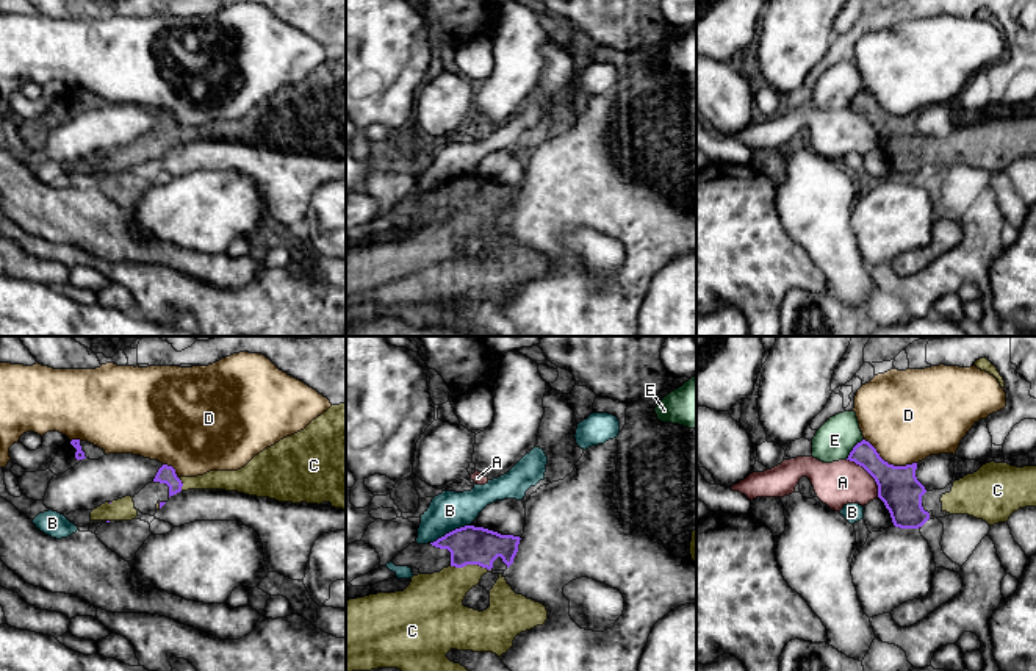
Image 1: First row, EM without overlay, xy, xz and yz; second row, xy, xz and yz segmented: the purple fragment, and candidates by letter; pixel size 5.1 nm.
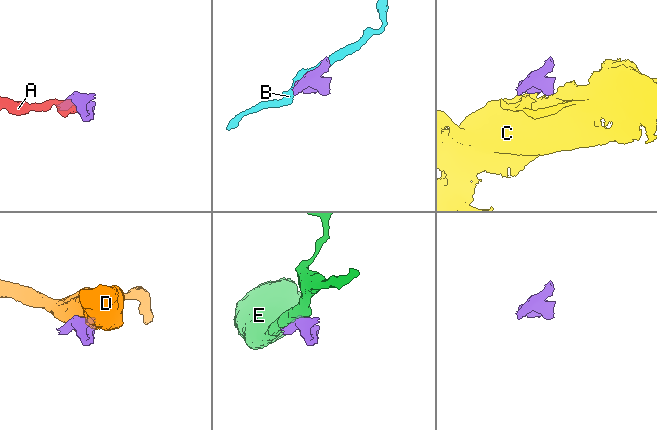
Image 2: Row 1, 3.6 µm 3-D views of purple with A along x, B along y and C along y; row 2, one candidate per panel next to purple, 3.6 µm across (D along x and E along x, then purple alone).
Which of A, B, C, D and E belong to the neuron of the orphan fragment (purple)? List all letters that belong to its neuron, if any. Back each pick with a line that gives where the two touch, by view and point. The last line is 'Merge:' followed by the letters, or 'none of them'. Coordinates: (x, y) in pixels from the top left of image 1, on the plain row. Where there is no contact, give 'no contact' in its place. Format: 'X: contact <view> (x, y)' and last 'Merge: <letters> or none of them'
C: contact xz (470, 213)
Merge: C

